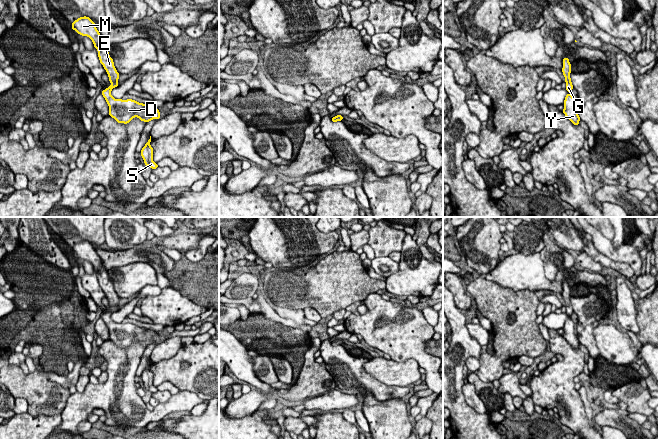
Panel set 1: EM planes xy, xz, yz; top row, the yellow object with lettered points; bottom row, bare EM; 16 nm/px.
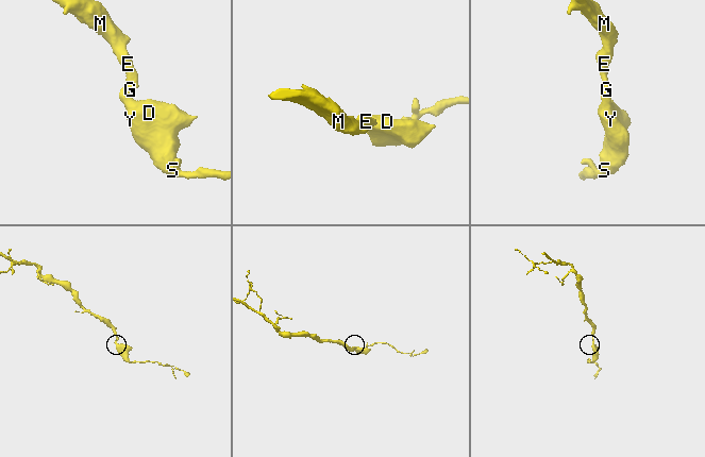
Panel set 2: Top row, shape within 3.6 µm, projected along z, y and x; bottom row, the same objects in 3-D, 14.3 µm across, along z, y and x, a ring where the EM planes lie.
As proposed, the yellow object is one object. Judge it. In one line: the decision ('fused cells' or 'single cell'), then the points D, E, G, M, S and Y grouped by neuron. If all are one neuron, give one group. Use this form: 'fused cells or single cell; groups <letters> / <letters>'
single cell; groups D E G M S Y

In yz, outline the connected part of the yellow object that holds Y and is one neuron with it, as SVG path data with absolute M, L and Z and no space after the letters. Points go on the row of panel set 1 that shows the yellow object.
M568 93L565 97L564 100L564 109L563 109L563 113L565 114L565 116L574 124L574 125L579 125L579 121L580 121L580 117L578 115L578 113L576 112L575 108L575 100L573 98L573 96Z

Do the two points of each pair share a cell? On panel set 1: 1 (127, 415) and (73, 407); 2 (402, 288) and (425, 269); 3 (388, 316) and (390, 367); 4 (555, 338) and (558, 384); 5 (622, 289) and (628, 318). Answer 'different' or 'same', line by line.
1: same
2: same
3: different
4: same
5: same

